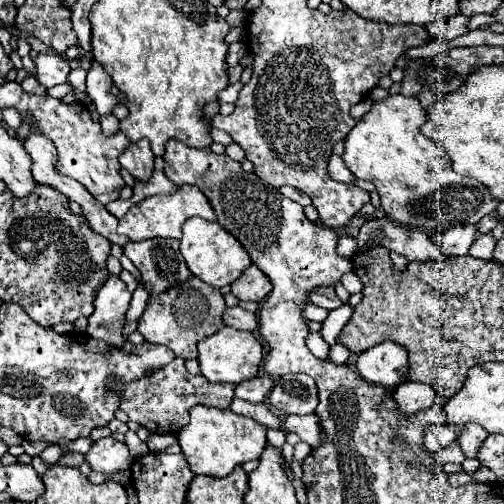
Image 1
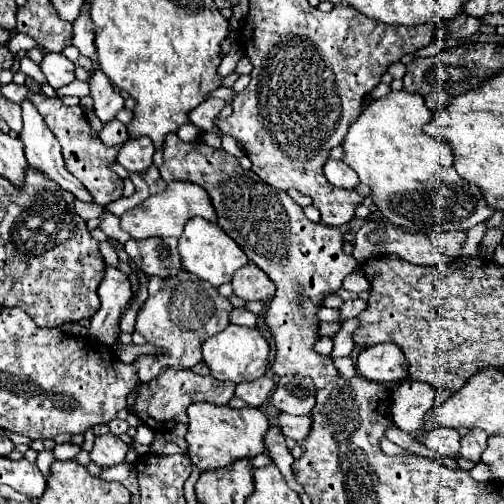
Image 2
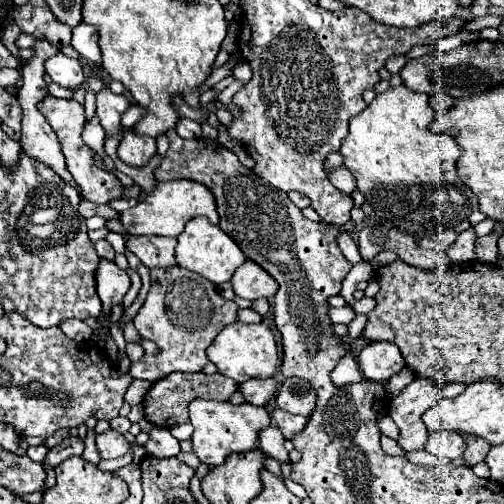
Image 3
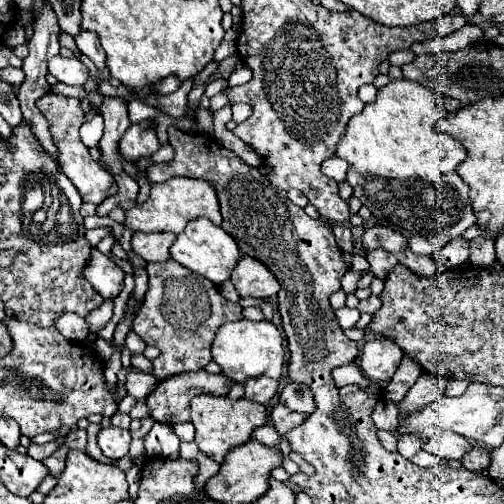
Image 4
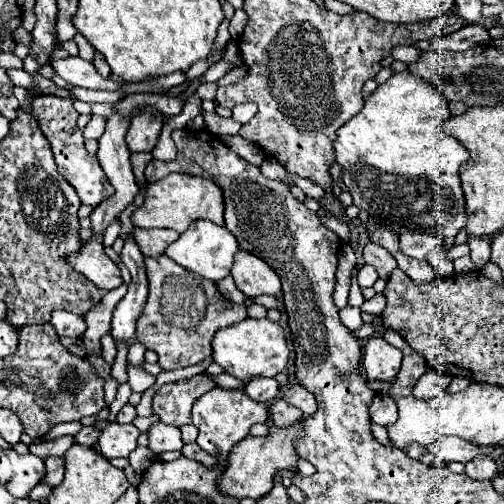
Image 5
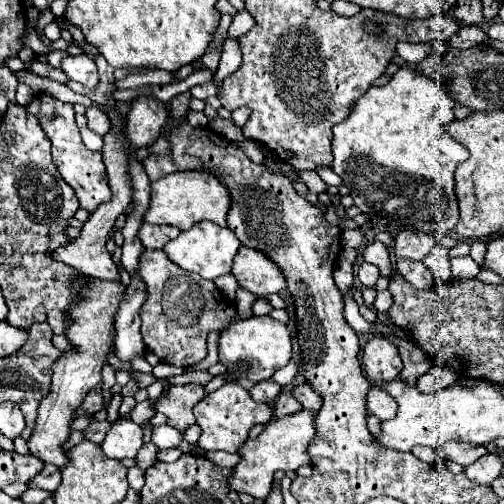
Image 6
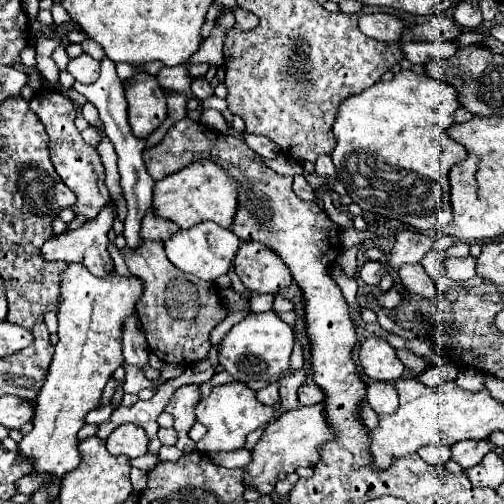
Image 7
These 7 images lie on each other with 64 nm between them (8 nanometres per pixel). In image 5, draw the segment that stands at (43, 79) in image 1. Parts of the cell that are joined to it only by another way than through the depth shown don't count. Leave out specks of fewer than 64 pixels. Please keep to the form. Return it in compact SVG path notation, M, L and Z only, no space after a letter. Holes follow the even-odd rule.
M68 56L64 60L52 60L50 64L62 80L73 86L86 88L102 88L102 90L116 90L116 82L112 78L102 78L92 62L86 62L78 56Z

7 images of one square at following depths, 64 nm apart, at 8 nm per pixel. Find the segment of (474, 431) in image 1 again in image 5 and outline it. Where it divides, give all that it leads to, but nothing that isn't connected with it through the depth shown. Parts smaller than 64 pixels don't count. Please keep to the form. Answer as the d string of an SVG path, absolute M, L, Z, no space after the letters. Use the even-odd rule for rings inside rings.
M476 456L476 460L470 460L466 464L466 474L474 480L492 480L498 472L498 466L488 456Z

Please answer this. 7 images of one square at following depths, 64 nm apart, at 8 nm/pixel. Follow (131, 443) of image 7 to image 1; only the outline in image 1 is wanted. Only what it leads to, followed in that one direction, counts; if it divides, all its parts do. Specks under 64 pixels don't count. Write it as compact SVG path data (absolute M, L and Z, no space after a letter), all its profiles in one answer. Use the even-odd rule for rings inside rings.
M102 438L92 444L92 448L84 454L86 464L94 470L106 476L106 480L124 484L126 472L132 466L132 456L124 442L118 442L114 438Z

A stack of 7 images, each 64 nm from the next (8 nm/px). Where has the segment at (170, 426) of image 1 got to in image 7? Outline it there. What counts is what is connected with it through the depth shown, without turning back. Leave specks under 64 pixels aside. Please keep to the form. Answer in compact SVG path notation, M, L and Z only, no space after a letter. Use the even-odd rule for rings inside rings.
M188 384L184 388L178 388L168 400L168 408L164 412L170 412L174 416L174 428L178 430L178 442L176 448L182 452L194 452L196 442L188 438L188 430L194 424L194 406L200 402L200 388L198 384Z

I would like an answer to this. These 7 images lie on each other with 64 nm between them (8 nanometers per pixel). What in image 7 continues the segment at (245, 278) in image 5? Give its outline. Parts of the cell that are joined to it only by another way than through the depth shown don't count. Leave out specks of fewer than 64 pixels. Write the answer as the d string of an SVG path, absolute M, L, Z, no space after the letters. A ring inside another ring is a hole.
M244 242L234 258L234 272L250 292L276 294L292 284L286 264L264 244Z

